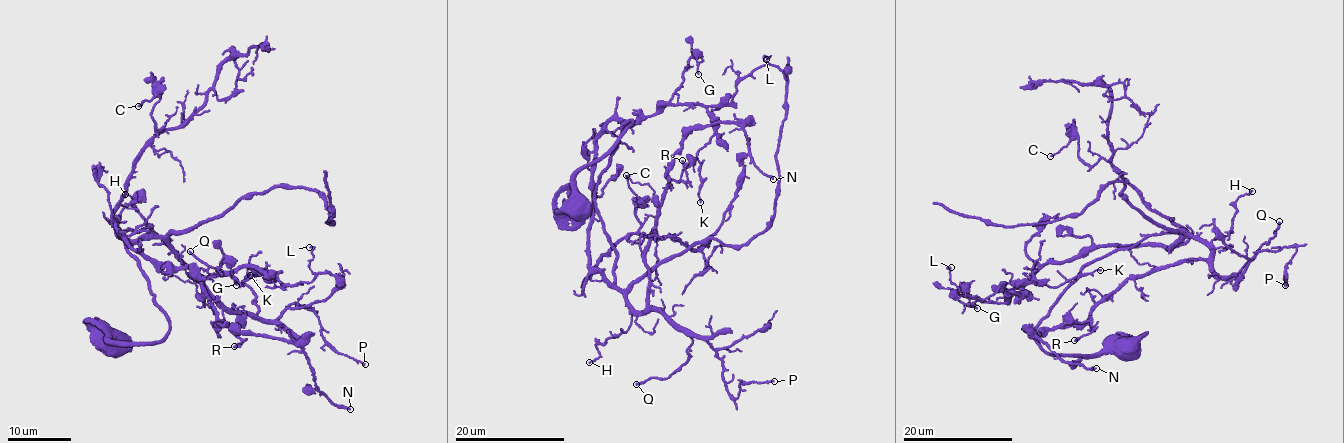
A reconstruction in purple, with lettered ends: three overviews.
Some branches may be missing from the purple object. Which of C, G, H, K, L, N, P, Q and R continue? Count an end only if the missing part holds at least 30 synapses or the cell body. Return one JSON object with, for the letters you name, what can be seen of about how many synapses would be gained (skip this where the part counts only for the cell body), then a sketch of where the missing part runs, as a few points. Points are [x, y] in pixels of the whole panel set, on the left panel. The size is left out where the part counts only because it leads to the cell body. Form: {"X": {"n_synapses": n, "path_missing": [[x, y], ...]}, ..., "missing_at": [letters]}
{"missing_at": []}

